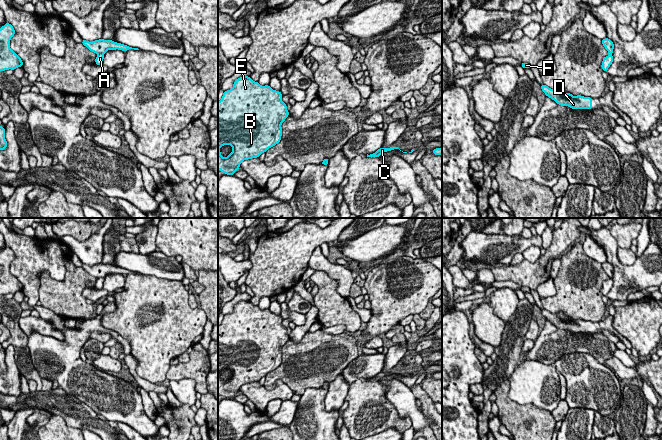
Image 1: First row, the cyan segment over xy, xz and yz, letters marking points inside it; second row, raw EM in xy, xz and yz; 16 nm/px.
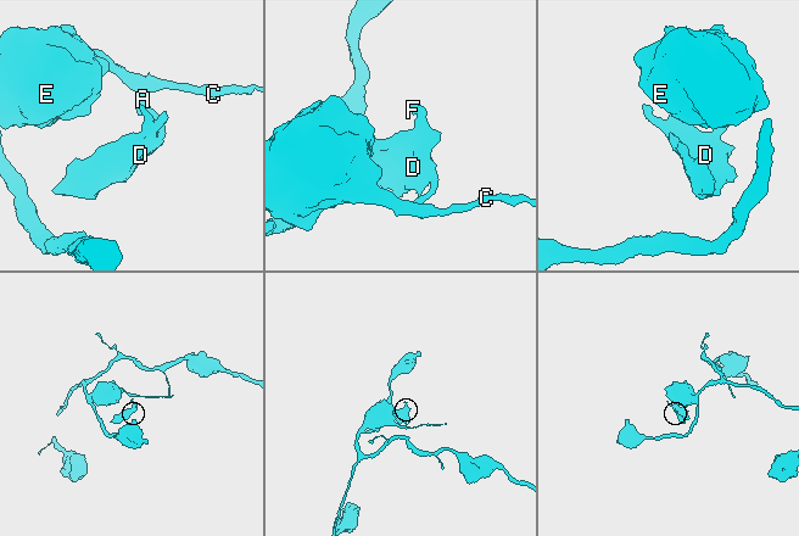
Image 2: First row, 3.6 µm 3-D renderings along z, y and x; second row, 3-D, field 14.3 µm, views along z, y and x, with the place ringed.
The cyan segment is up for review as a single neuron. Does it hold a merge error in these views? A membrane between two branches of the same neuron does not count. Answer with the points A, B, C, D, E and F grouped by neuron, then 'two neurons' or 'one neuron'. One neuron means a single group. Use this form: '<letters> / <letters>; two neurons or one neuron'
A D F / B C E; two neurons

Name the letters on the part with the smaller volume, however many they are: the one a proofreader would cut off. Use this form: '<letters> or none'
A, D, F

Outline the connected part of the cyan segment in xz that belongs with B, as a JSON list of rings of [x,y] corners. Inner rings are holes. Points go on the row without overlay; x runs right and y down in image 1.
[[[248,300],[236,303],[233,311],[224,315],[218,325],[218,394],[234,399],[244,384],[259,381],[281,365],[281,349],[289,340],[282,321],[280,315],[273,314],[269,309],[262,310]],[[224,369],[232,371],[227,381],[220,376]]]

